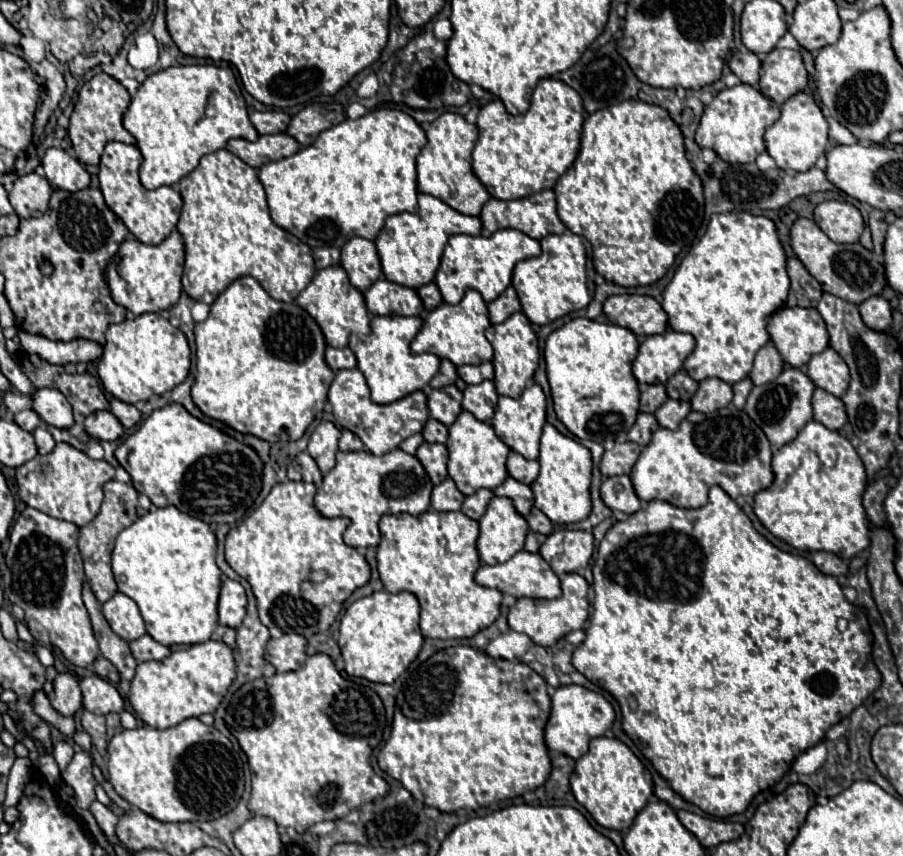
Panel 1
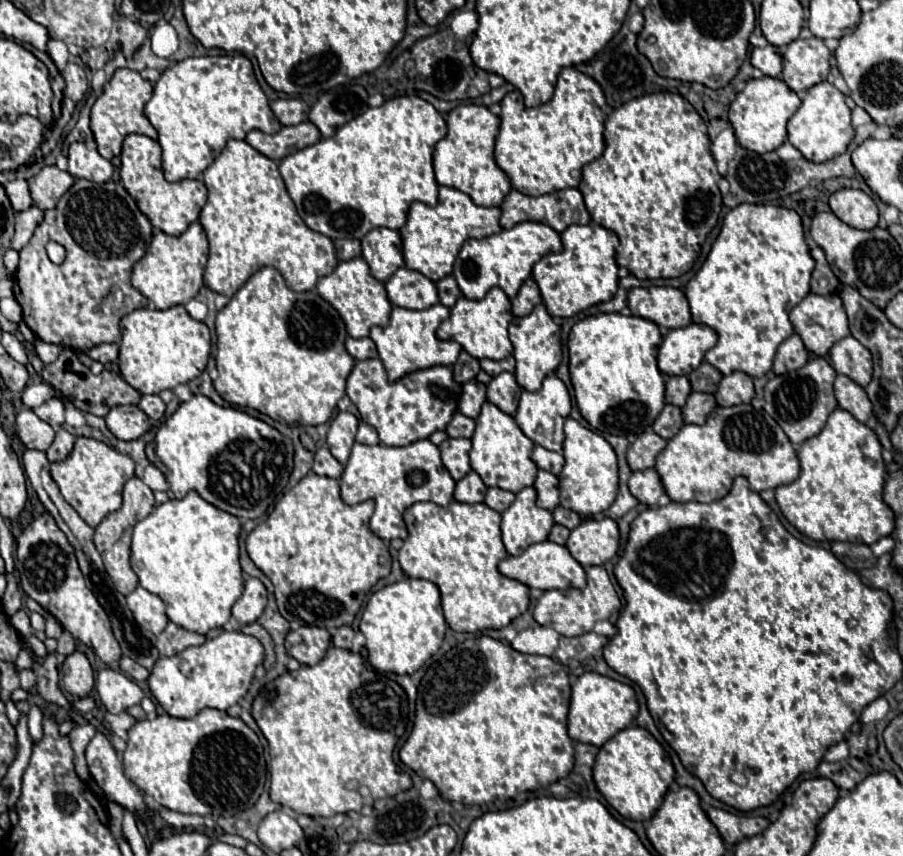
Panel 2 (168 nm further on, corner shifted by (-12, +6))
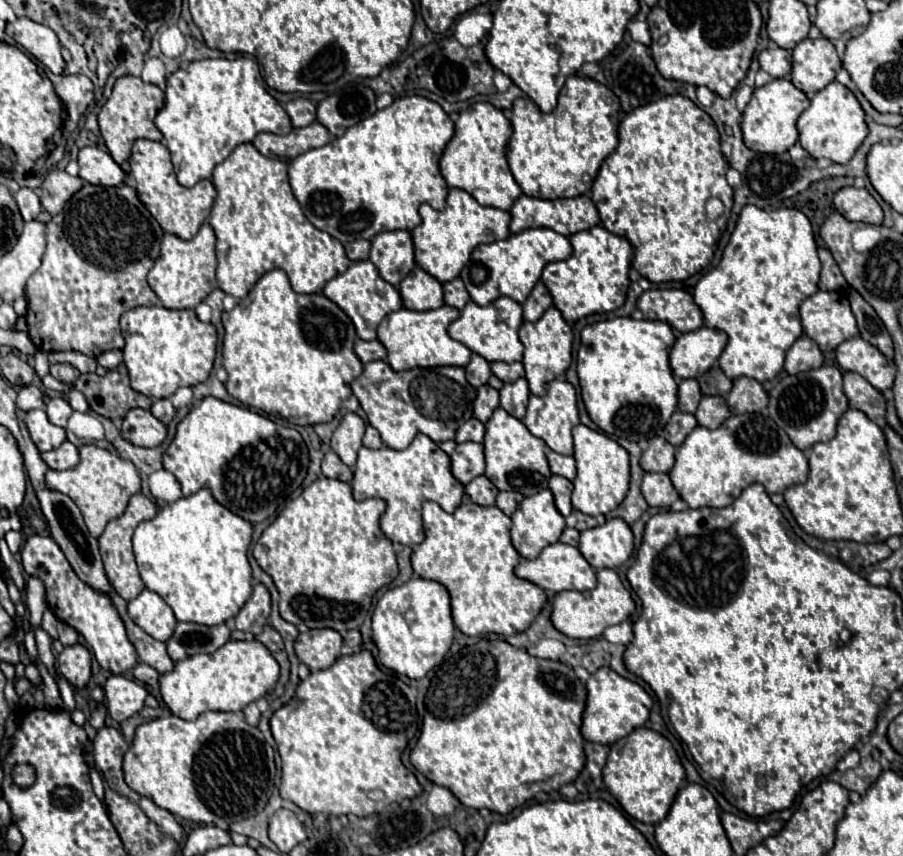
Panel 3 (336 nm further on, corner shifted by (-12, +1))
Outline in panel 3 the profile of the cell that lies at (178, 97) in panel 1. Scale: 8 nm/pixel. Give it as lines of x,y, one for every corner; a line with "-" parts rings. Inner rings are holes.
218,57
218,59
192,61
188,63
186,69
178,69
176,73
172,73
166,81
166,103
158,111
154,123
164,135
166,147
172,153
172,163
176,167
178,183
184,187
194,187
198,181
210,179
214,167
222,163
234,151
236,145
254,141
258,133
288,135
294,129
284,107
266,91
260,67
250,57
238,57
238,59

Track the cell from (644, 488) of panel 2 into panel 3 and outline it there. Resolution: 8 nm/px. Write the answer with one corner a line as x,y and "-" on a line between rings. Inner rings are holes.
646,473
644,481
642,481
642,495
650,507
664,507
666,505
666,509
676,499
680,499
668,473

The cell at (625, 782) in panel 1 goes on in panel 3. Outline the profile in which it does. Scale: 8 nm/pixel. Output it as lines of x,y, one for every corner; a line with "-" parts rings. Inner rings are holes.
638,727
632,735
616,741
610,749
608,763
604,767
604,783
608,791
618,799
622,809
642,823
660,823
682,787
686,771
674,749
674,745
654,729

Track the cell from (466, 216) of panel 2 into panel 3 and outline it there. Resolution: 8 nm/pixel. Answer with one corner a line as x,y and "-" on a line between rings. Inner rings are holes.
450,189
444,211
436,211
428,203
424,203
420,207
420,217
422,217
422,223
412,231
416,263
424,267
424,271
434,275
440,283
446,283
458,277
458,273
470,259
472,251
480,243
492,243
492,241
510,237
510,229
508,229
512,219
510,213
480,205
464,189

